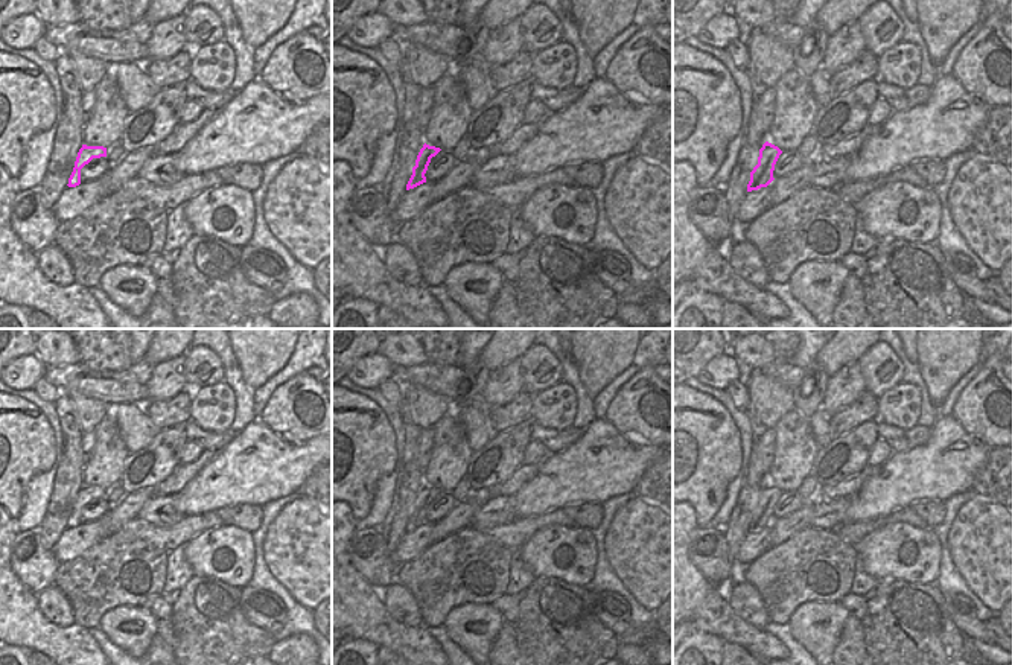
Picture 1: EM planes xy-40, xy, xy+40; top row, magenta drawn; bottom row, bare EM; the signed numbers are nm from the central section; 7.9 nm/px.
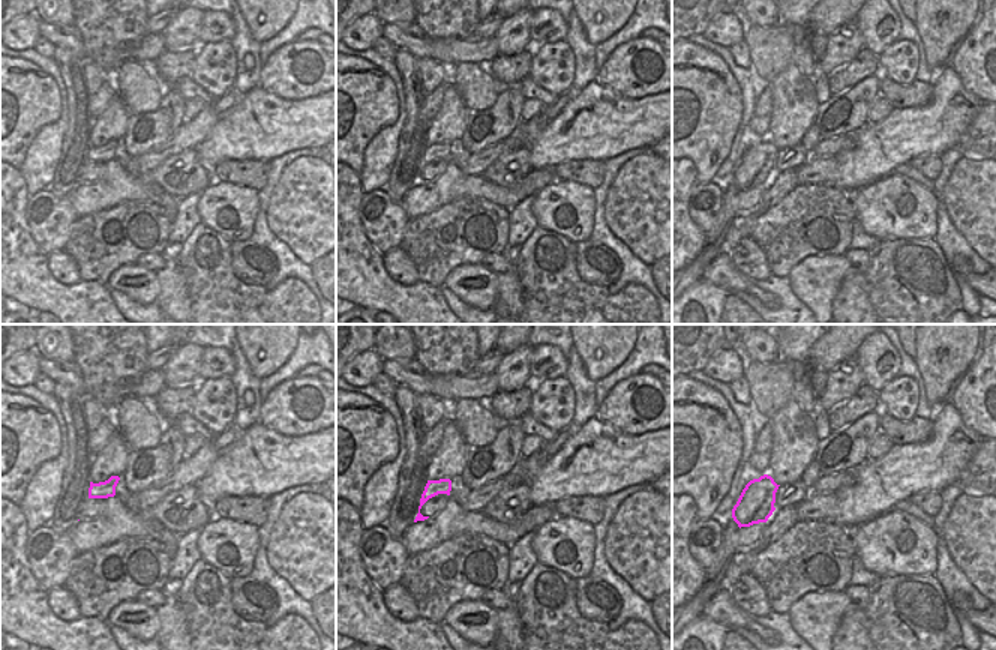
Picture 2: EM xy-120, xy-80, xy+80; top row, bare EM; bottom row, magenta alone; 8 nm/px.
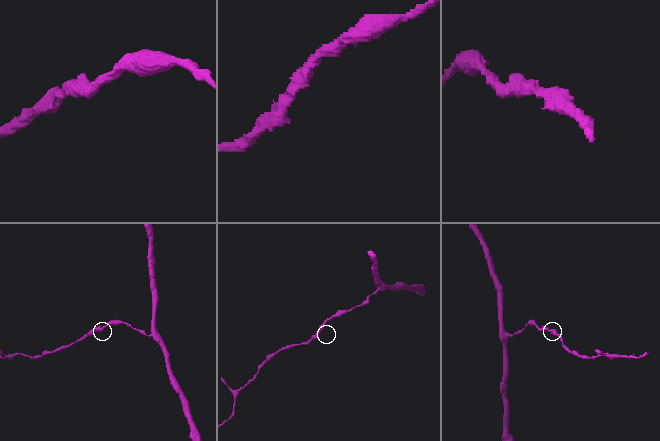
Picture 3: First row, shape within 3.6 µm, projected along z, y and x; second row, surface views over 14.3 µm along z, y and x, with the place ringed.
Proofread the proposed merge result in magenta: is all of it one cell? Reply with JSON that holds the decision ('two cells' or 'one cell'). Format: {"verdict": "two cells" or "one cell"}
{"verdict": "one cell"}

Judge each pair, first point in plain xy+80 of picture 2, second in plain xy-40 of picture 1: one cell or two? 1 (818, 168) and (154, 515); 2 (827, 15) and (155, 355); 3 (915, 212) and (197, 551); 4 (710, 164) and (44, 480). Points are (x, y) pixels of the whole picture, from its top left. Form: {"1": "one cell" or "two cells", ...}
{"1": "one cell", "2": "one cell", "3": "one cell", "4": "two cells"}

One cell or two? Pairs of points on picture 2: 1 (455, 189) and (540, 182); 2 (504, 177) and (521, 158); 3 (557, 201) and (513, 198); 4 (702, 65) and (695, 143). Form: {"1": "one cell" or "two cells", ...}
{"1": "one cell", "2": "one cell", "3": "two cells", "4": "one cell"}

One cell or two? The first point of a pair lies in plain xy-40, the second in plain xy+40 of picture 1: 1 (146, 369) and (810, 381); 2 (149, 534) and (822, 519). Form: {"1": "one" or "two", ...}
{"1": "one", "2": "two"}

